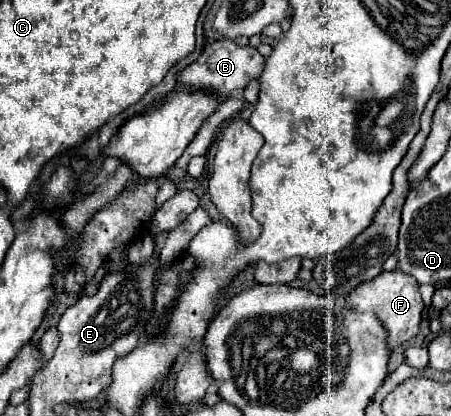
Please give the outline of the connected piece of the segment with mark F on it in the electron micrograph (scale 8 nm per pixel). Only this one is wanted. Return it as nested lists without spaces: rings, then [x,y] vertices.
[[[395,268],[391,272],[383,270],[373,280],[369,280],[365,284],[359,284],[347,296],[345,302],[347,302],[347,308],[355,310],[355,312],[377,312],[379,320],[387,326],[391,350],[395,346],[399,346],[401,342],[411,340],[419,330],[421,312],[423,312],[423,300],[421,300],[421,294],[419,294],[419,284],[417,284],[417,280],[413,280],[413,276],[401,272],[399,268]]]

